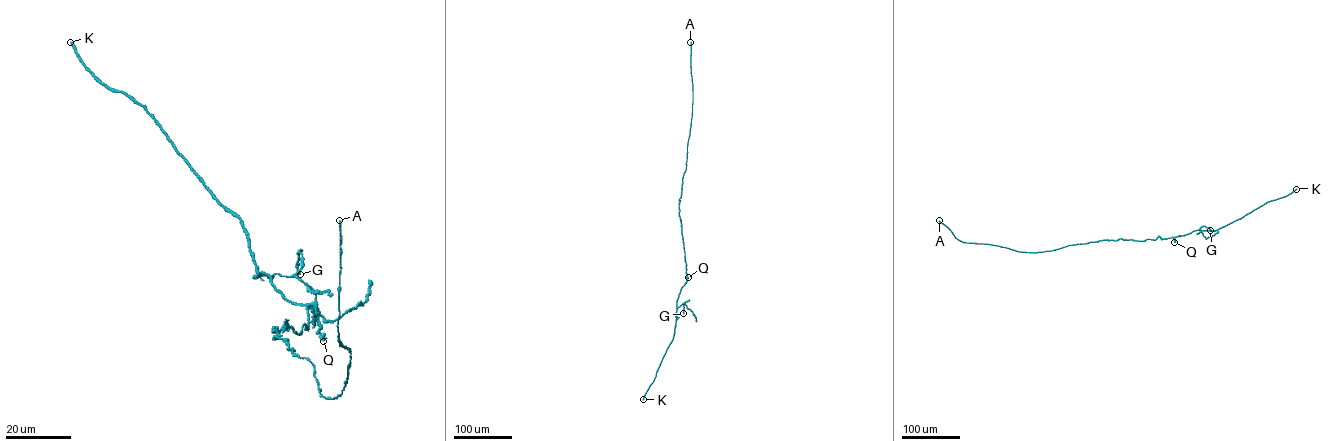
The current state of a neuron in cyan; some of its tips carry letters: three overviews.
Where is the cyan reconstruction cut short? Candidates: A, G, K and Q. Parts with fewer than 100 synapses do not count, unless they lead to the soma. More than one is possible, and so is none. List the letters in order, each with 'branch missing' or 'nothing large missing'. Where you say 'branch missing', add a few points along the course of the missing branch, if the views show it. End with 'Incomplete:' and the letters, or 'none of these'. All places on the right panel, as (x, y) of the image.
A: branch missing; missing branch runs (939, 220), (920, 196), (913, 199), (912, 193), (897, 183)
G: nothing large missing
K: nothing large missing
Q: nothing large missing
Incomplete: A

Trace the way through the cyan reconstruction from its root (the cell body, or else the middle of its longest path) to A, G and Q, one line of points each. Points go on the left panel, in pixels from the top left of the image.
A: (288, 327), (273, 329), (275, 337), (314, 366), (320, 395), (336, 398), (350, 361), (338, 337), (339, 220)
G: (288, 327), (299, 333), (315, 308), (259, 274), (292, 276), (300, 249), (300, 274)
Q: (288, 327), (297, 333), (304, 324), (307, 327), (307, 306), (310, 306), (313, 322), (315, 315), (323, 341)

